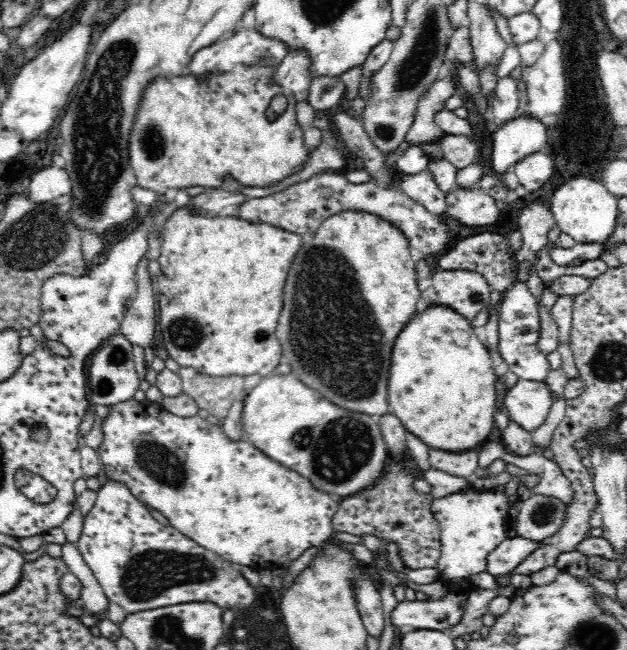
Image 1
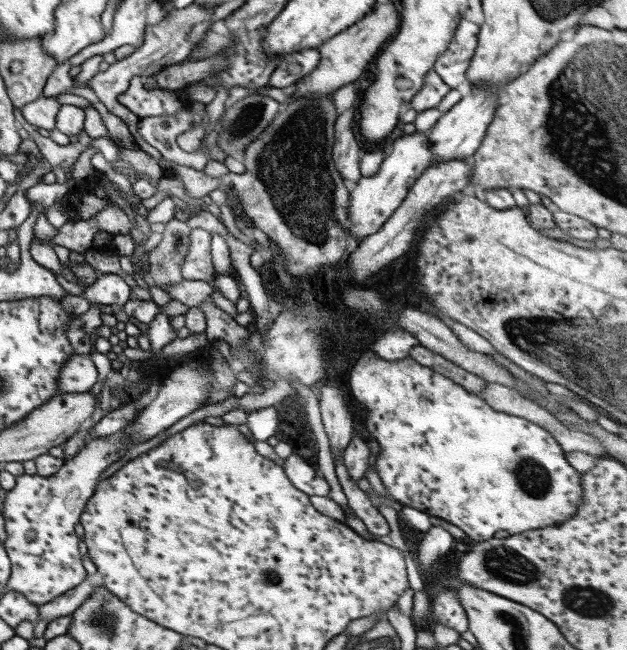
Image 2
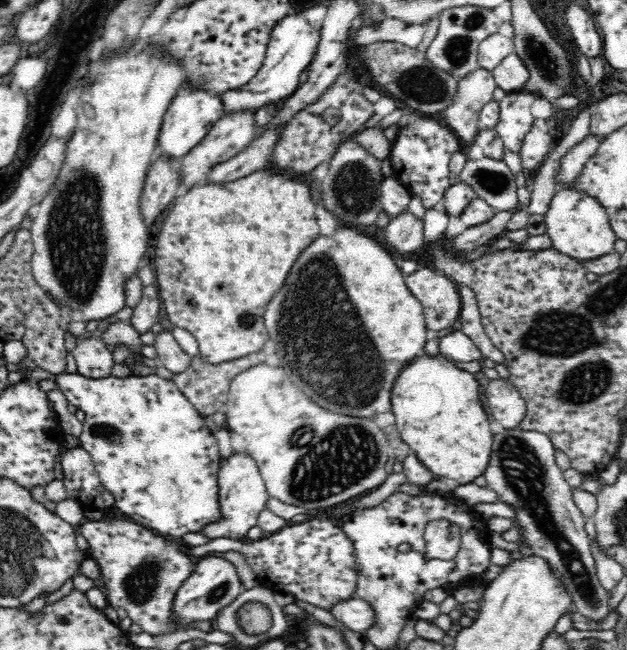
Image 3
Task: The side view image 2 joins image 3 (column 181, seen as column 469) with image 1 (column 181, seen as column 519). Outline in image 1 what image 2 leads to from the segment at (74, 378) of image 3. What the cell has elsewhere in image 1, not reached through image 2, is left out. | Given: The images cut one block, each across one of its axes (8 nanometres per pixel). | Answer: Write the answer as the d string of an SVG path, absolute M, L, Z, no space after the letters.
M130 399L126 400L126 402L120 402L120 404L114 404L114 406L110 406L110 409L109 417L102 422L105 439L97 450L103 469L106 472L105 477L126 483L130 491L136 495L136 498L140 499L140 502L145 502L148 506L159 510L168 518L170 525L183 535L190 537L194 542L197 542L202 548L211 550L224 557L227 561L236 563L239 566L249 566L258 571L260 569L288 569L306 550L320 547L323 542L326 542L334 535L332 516L338 512L339 508L339 502L336 498L332 494L322 491L322 489L316 489L312 481L268 457L268 455L264 454L264 452L245 438L232 440L228 438L220 424L211 424L206 419L198 417L198 415L190 418L174 416L174 414L168 412L162 406L154 404L150 400L145 400L143 403L135 403Z

